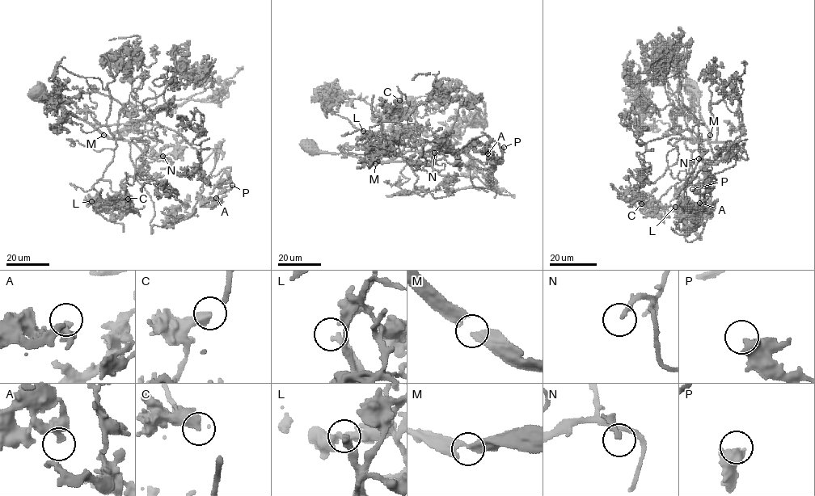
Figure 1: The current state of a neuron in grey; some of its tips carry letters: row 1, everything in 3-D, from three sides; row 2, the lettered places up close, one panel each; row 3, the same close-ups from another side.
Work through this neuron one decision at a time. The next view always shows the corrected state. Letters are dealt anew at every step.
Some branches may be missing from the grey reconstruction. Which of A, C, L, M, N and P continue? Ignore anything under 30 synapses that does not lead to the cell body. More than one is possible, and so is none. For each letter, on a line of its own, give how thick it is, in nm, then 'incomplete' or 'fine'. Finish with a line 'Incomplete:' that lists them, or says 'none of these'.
A: 240 nm thick; fine
C: 500 nm thick; incomplete
L: 280 nm thick; fine
M: 280 nm thick; fine
N: 220 nm thick; incomplete
P: 400 nm thick; fine
Incomplete: C, N

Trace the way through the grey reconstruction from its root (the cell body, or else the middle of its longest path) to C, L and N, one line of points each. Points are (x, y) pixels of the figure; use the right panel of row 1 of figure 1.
C: (689, 88), (704, 122), (696, 120), (700, 141), (682, 137), (698, 143), (705, 179), (682, 179), (641, 203)
L: (689, 88), (704, 122), (679, 107), (692, 135), (685, 144), (694, 175), (676, 191), (675, 207)
N: (689, 88), (704, 122), (696, 120), (700, 141), (682, 137), (707, 139), (716, 157), (710, 163), (698, 158)

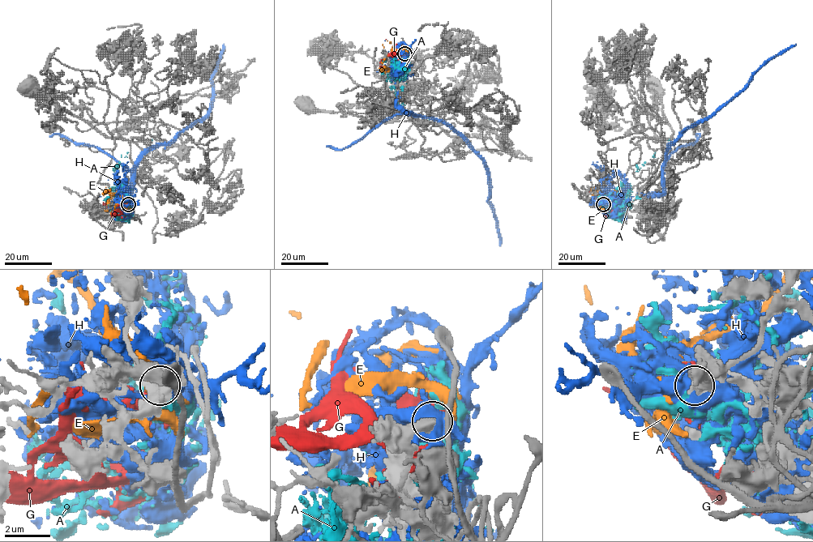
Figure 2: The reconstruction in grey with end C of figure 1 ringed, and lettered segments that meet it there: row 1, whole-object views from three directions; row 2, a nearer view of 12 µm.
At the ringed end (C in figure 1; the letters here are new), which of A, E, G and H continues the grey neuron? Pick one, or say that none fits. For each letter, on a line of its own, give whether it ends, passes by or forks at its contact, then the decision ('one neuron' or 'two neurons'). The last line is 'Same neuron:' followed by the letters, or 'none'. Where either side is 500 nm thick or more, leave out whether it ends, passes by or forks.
A: two neurons
E: two neurons
G: it passes by; two neurons
H: two neurons
Same neuron: none

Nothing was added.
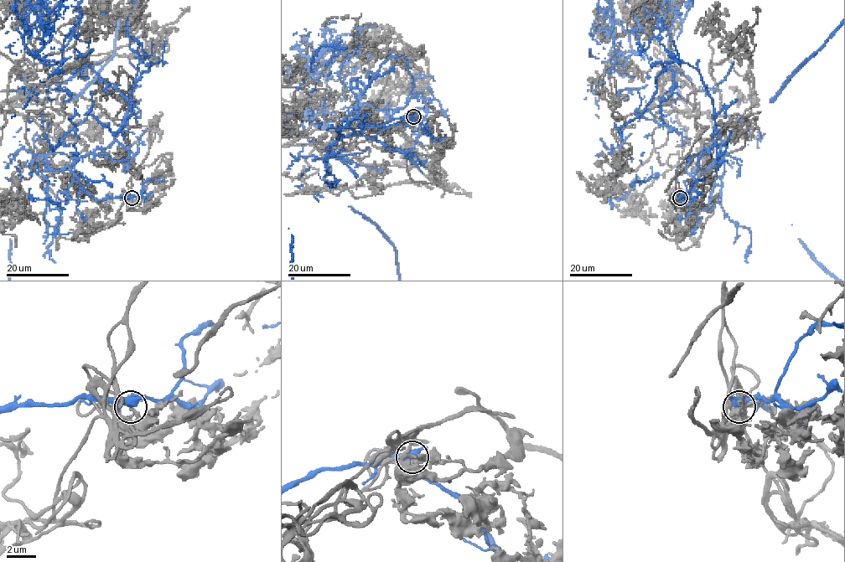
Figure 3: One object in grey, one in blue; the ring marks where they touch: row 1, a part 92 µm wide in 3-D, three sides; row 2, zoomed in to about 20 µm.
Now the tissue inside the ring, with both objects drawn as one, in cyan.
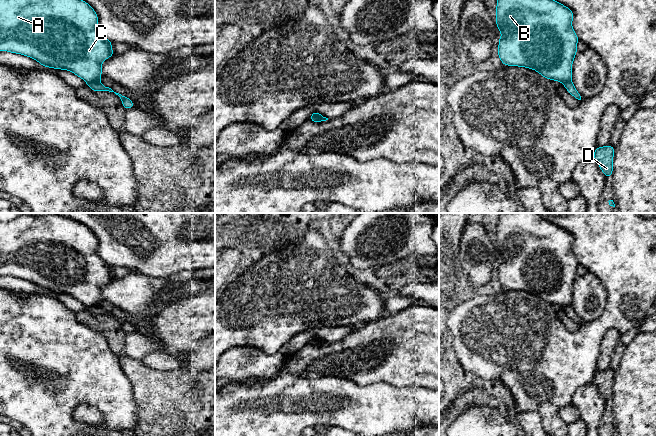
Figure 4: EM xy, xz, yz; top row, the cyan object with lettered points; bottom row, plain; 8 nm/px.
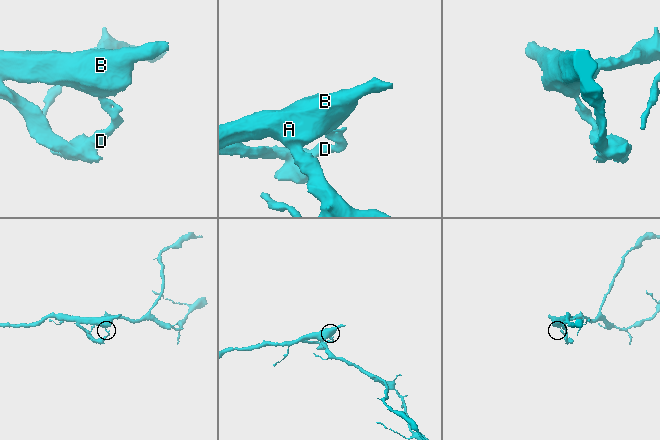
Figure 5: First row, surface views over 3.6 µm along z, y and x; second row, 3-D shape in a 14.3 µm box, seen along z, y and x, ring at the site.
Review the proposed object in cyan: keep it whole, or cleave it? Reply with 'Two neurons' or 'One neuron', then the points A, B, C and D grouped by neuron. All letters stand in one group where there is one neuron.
Two neurons. Groups: A B C / D

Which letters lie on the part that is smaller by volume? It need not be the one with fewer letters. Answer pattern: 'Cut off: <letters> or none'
Cut off: D

